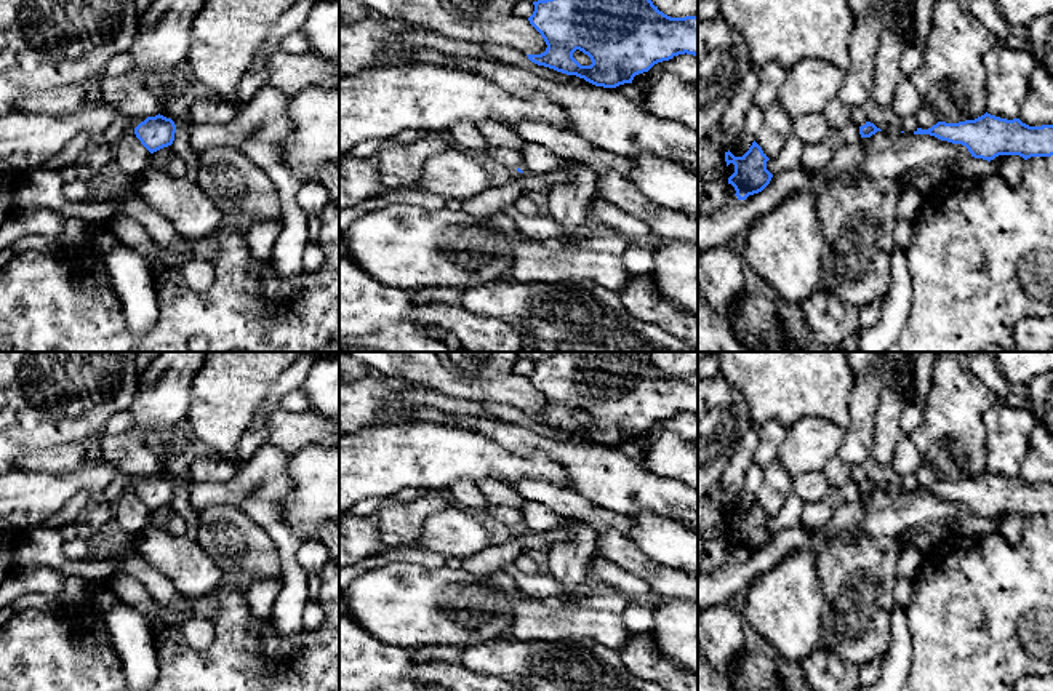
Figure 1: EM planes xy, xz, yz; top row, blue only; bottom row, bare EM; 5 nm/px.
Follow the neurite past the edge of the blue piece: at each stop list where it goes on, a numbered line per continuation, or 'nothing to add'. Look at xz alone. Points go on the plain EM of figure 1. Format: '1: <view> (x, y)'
nothing to add

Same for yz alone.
nothing to add

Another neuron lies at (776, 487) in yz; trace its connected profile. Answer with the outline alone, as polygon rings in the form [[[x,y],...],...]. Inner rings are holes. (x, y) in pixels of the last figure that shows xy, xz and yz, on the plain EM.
[[[779,459],[763,469],[763,483],[755,494],[768,517],[776,517],[786,499],[792,494],[794,477],[786,470]]]

